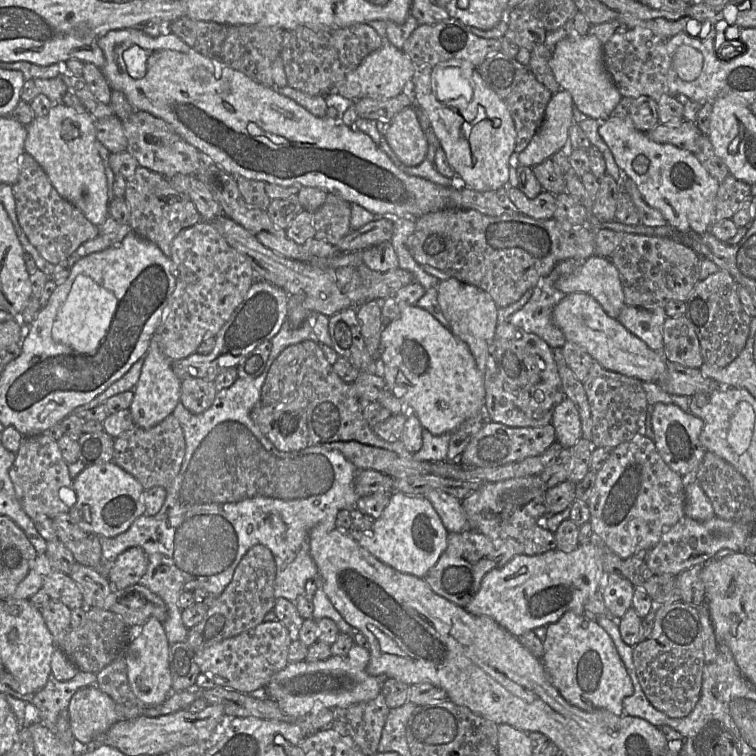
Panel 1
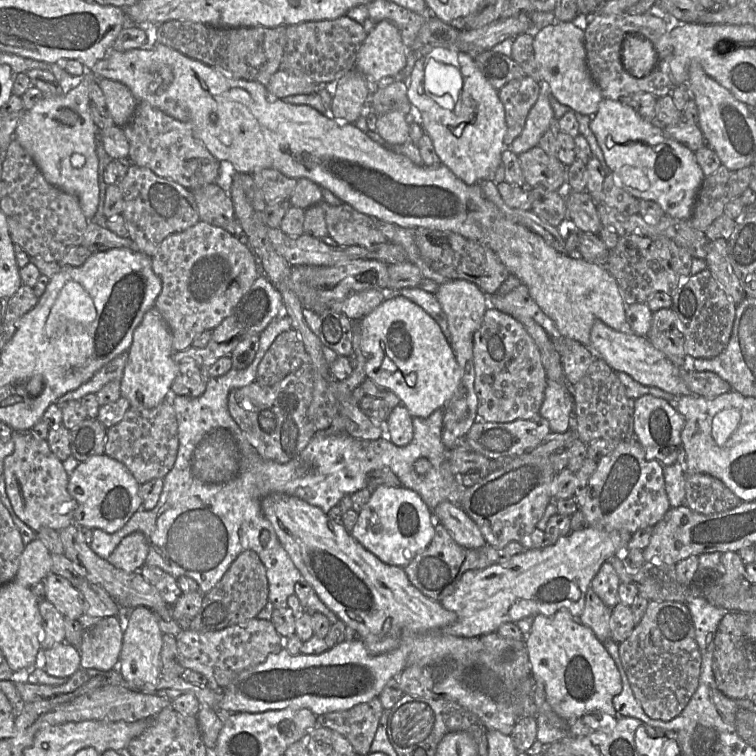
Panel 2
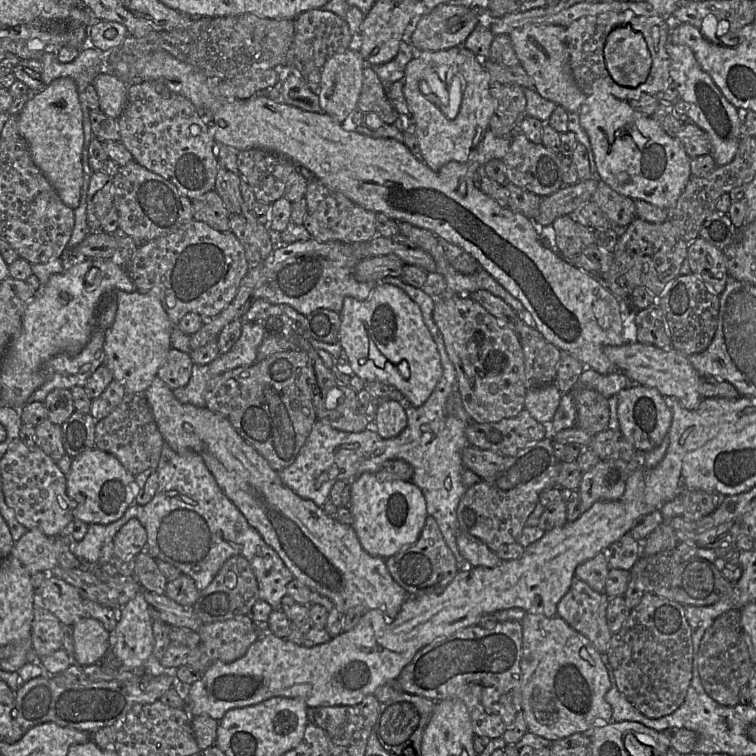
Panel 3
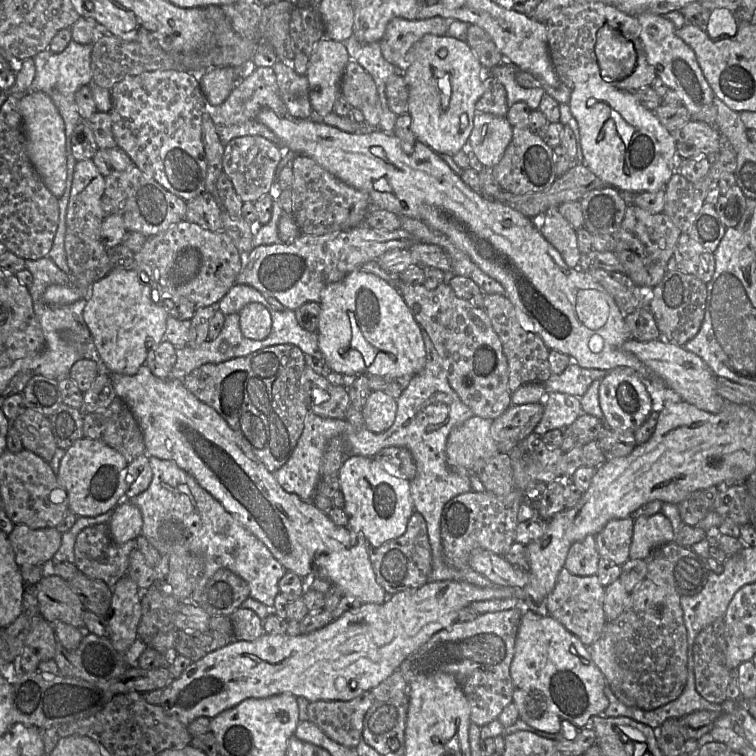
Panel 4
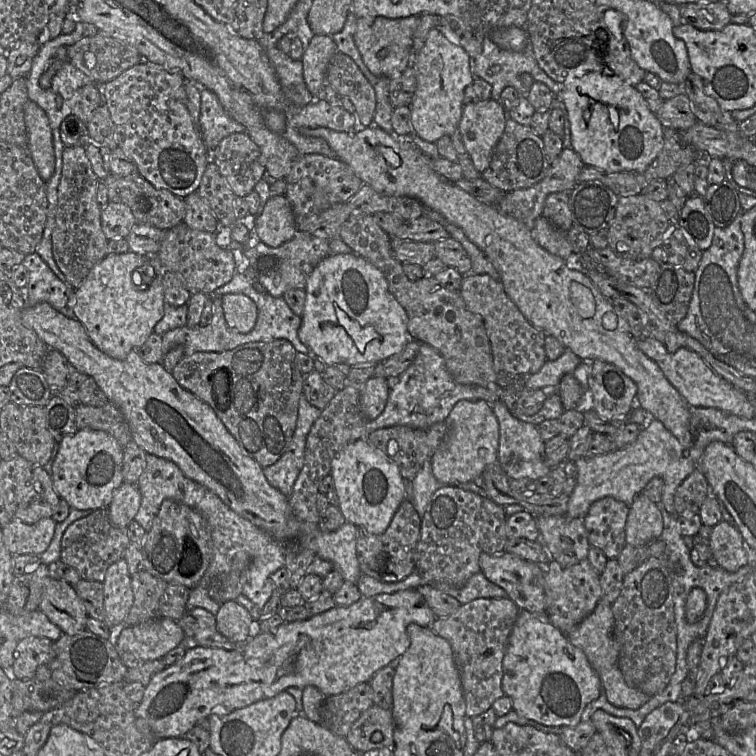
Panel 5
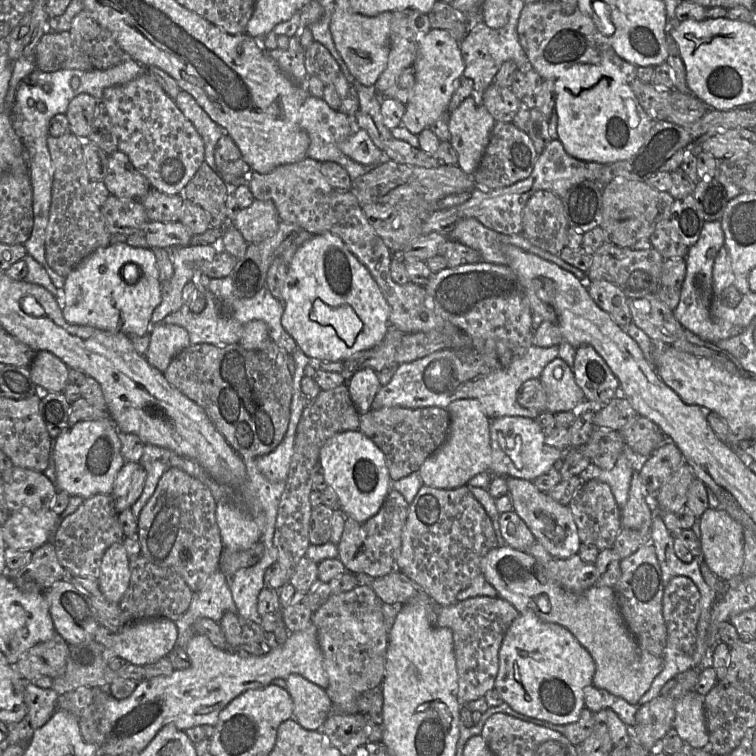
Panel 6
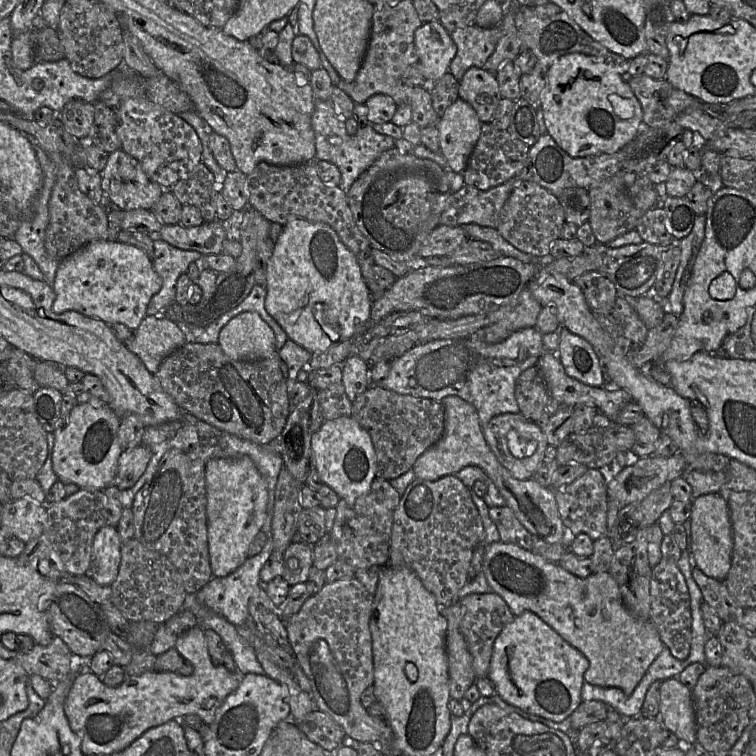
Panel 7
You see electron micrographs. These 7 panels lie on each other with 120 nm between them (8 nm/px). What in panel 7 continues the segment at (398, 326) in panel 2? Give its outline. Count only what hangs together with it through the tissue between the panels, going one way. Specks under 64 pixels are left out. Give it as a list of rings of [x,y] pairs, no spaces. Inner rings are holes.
[[[293,219],[275,240],[266,266],[265,308],[288,338],[311,354],[352,339],[366,329],[373,303],[353,253],[327,224]]]

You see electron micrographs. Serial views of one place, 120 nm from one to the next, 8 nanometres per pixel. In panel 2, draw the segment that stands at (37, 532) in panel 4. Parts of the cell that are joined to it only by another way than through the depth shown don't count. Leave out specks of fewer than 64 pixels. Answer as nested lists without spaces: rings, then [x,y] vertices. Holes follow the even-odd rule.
[[[36,538],[25,545],[14,580],[21,586],[30,588],[51,573],[51,566],[52,555],[43,542]]]

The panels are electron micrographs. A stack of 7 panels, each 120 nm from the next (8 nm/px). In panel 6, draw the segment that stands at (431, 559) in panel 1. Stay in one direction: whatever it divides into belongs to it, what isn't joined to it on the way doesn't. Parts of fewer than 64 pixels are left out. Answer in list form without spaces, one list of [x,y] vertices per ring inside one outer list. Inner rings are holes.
[[[360,430],[341,432],[330,438],[320,450],[319,470],[336,493],[340,511],[360,523],[379,511],[392,488],[384,454]]]

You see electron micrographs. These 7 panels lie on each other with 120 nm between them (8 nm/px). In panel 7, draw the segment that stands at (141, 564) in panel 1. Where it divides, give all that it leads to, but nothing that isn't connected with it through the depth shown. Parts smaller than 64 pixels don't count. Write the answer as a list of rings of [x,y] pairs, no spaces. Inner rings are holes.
[[[143,444],[123,450],[118,460],[113,485],[119,491],[133,487],[145,472],[150,458],[151,451]]]

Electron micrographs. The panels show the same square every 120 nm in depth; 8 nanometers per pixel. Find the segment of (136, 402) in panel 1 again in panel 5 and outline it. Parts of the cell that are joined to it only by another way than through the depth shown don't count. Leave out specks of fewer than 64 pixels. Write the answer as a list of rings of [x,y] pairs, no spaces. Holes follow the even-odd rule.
[[[132,251],[122,254],[108,254],[90,271],[84,282],[75,289],[74,314],[85,328],[94,345],[108,356],[124,360],[128,354],[142,346],[154,332],[155,325],[164,316],[164,287],[165,270],[154,255],[139,255]],[[146,268],[153,271],[151,282],[145,280],[146,286],[139,280],[139,269]]]

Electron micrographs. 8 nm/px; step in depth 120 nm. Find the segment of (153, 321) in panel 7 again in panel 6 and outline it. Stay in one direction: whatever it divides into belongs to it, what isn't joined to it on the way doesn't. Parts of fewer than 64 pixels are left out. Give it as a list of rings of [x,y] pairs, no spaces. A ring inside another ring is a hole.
[[[158,323],[150,335],[146,360],[156,369],[164,373],[173,358],[191,345],[187,330],[179,325]]]

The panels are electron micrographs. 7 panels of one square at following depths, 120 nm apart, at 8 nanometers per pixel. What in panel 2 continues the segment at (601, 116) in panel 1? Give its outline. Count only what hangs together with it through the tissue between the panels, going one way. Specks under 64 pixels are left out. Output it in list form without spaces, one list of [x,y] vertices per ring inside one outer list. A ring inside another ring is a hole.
[[[579,14],[573,22],[556,22],[533,31],[533,50],[550,95],[575,112],[593,116],[604,99],[586,63],[584,29],[587,17]]]

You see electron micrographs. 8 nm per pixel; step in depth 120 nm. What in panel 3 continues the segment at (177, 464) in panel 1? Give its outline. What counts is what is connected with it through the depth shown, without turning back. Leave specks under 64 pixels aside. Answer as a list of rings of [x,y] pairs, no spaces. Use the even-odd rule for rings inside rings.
[[[127,393],[114,411],[96,423],[96,448],[115,456],[133,476],[157,468],[164,444],[152,409],[143,394]]]

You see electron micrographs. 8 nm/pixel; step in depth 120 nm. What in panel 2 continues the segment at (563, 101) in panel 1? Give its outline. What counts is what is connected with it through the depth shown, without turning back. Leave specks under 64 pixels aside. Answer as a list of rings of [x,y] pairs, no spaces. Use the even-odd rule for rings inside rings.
[[[544,82],[541,84],[541,93],[527,116],[521,134],[508,147],[516,155],[538,146],[540,138],[548,129],[556,129],[556,120],[549,100],[550,92]]]

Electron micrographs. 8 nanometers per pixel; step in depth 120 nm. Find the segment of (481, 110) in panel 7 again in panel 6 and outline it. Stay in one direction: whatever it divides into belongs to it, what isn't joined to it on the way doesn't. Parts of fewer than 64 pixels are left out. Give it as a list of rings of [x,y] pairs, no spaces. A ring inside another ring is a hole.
[[[491,84],[482,94],[481,101],[497,122],[512,123],[521,101],[510,88]]]

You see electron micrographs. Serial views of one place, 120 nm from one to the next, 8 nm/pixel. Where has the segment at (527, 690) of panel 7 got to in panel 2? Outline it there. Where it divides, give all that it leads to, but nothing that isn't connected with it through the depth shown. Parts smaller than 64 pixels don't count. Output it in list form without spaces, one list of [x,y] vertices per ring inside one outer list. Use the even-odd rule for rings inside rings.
[[[561,610],[551,616],[533,616],[532,627],[524,643],[533,684],[541,689],[547,703],[568,725],[568,730],[560,730],[536,720],[539,742],[547,747],[567,737],[586,736],[597,730],[595,722],[601,722],[601,715],[617,717],[613,698],[622,691],[619,670],[604,643],[569,611]]]

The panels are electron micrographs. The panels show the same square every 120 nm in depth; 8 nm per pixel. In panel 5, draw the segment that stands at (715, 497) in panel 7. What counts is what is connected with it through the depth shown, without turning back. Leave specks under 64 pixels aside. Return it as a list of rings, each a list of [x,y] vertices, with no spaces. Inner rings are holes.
[[[722,520],[712,527],[709,536],[714,564],[729,572],[736,572],[750,564],[750,552],[732,522]]]

